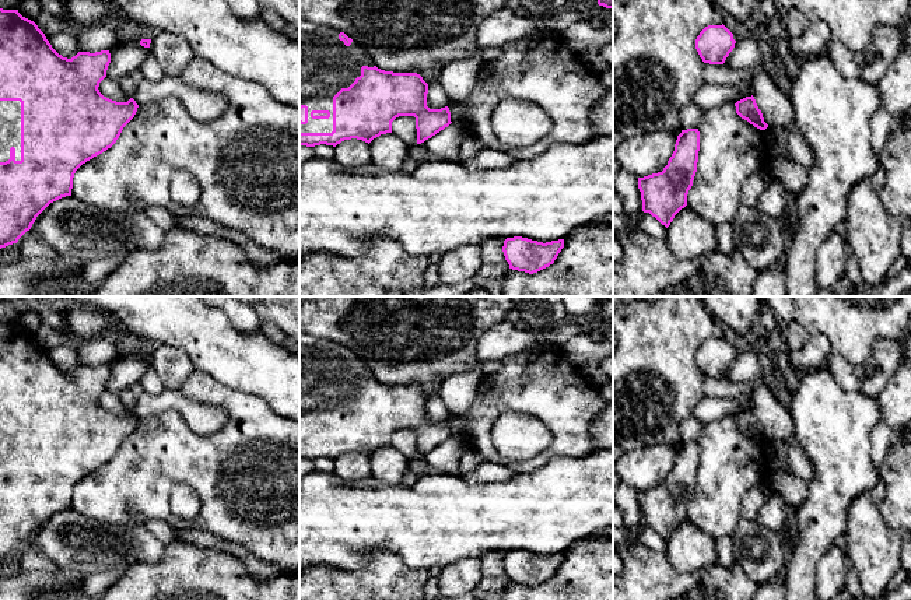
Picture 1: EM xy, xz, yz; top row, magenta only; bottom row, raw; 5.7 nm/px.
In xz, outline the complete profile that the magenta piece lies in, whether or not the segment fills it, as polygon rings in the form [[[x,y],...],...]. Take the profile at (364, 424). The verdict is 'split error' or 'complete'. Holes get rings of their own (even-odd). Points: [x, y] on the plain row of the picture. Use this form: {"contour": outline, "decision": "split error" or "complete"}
{"contour": [[[299,333],[299,459],[336,460],[351,452],[369,457],[381,448],[392,446],[392,435],[399,429],[416,431],[417,457],[421,457],[452,436],[448,420],[441,422],[427,420],[427,407],[428,397],[420,387],[381,383],[372,371],[344,345]]], "decision": "split error"}

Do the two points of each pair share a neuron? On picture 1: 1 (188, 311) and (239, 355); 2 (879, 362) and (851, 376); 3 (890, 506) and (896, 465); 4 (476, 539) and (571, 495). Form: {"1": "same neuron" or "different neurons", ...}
{"1": "same neuron", "2": "same neuron", "3": "same neuron", "4": "same neuron"}

